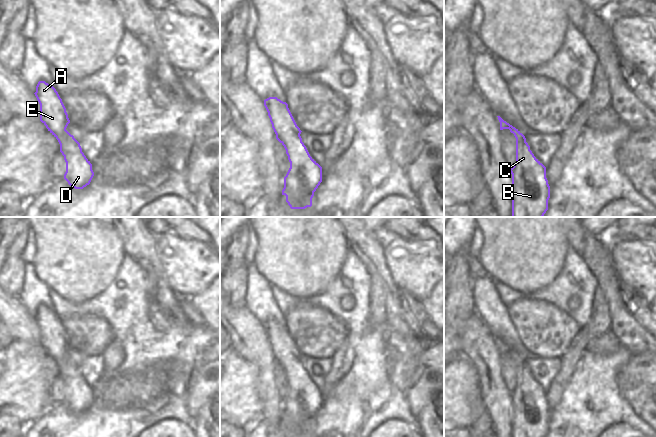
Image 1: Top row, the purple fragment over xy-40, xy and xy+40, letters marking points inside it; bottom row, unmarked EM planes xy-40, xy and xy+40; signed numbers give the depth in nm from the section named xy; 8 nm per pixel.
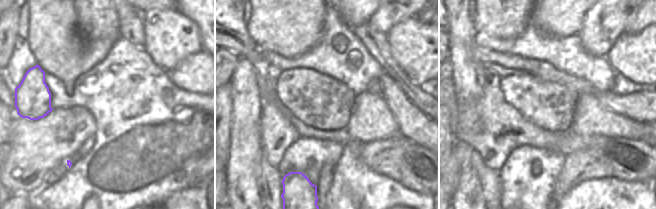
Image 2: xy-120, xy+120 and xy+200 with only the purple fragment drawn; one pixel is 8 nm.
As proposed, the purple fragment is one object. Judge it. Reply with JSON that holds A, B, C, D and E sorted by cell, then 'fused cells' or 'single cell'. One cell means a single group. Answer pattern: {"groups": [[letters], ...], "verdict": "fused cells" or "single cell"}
{"groups": [["A", "B", "C", "D", "E"]], "verdict": "single cell"}

